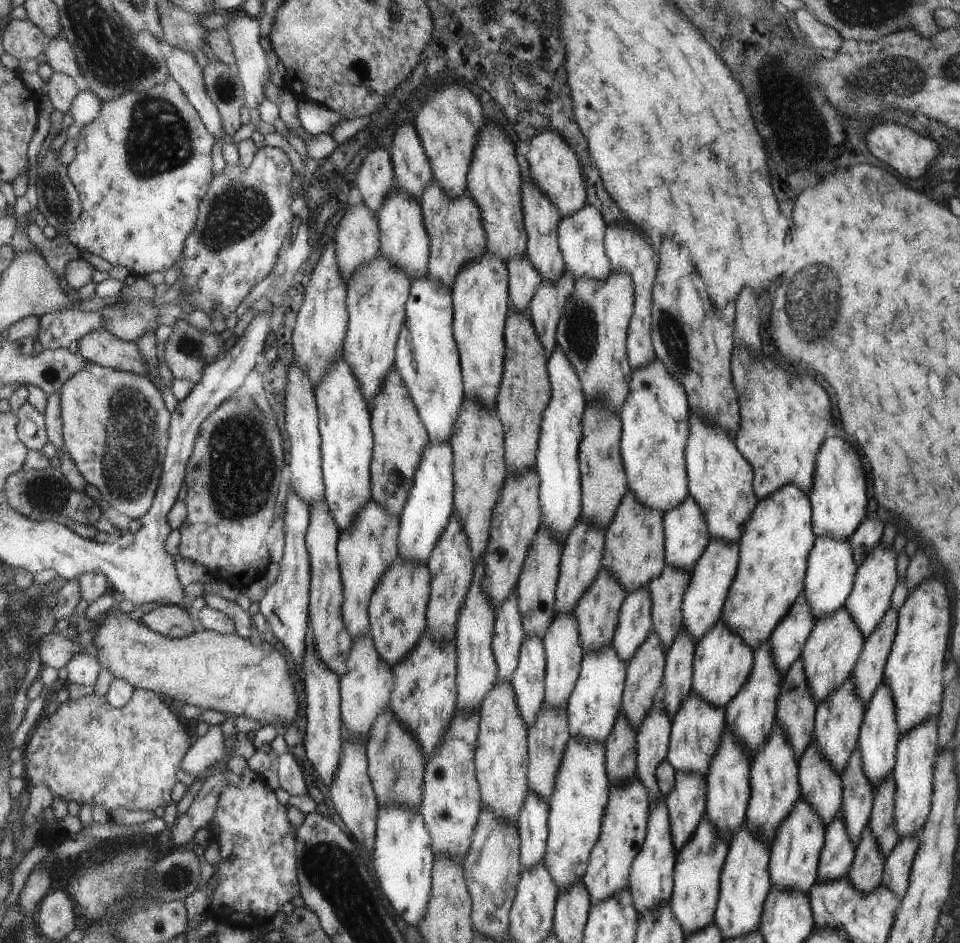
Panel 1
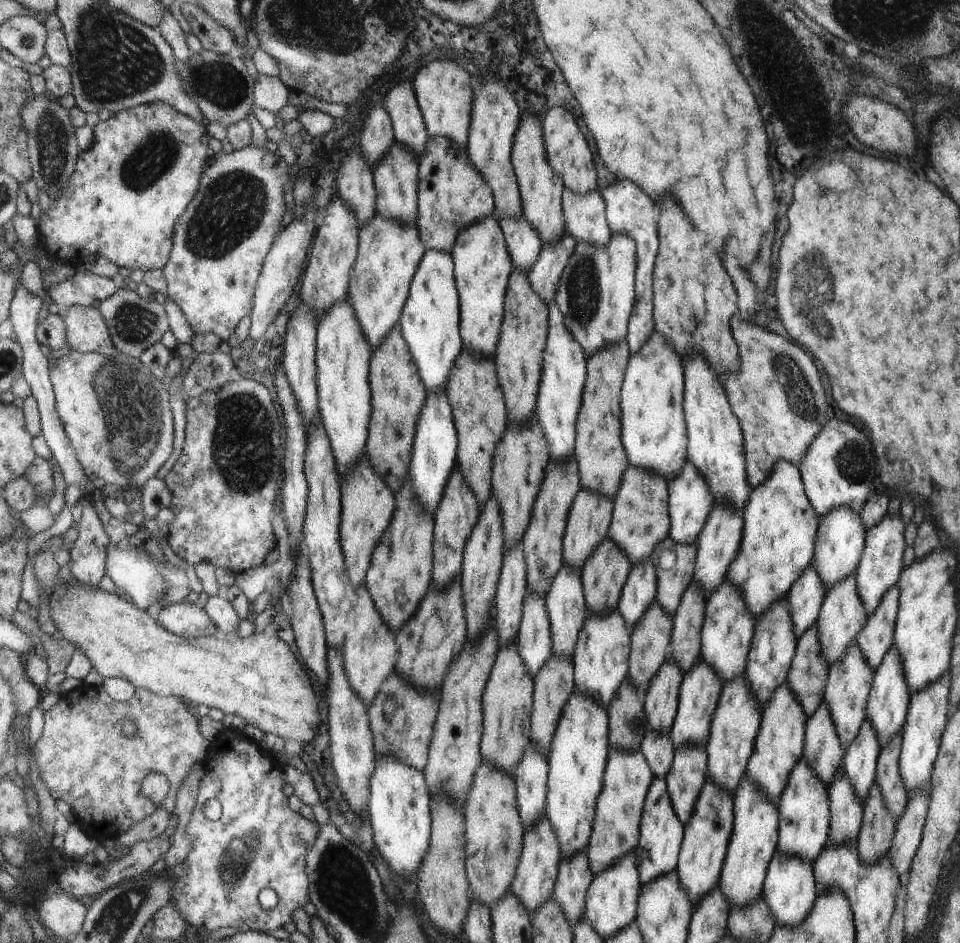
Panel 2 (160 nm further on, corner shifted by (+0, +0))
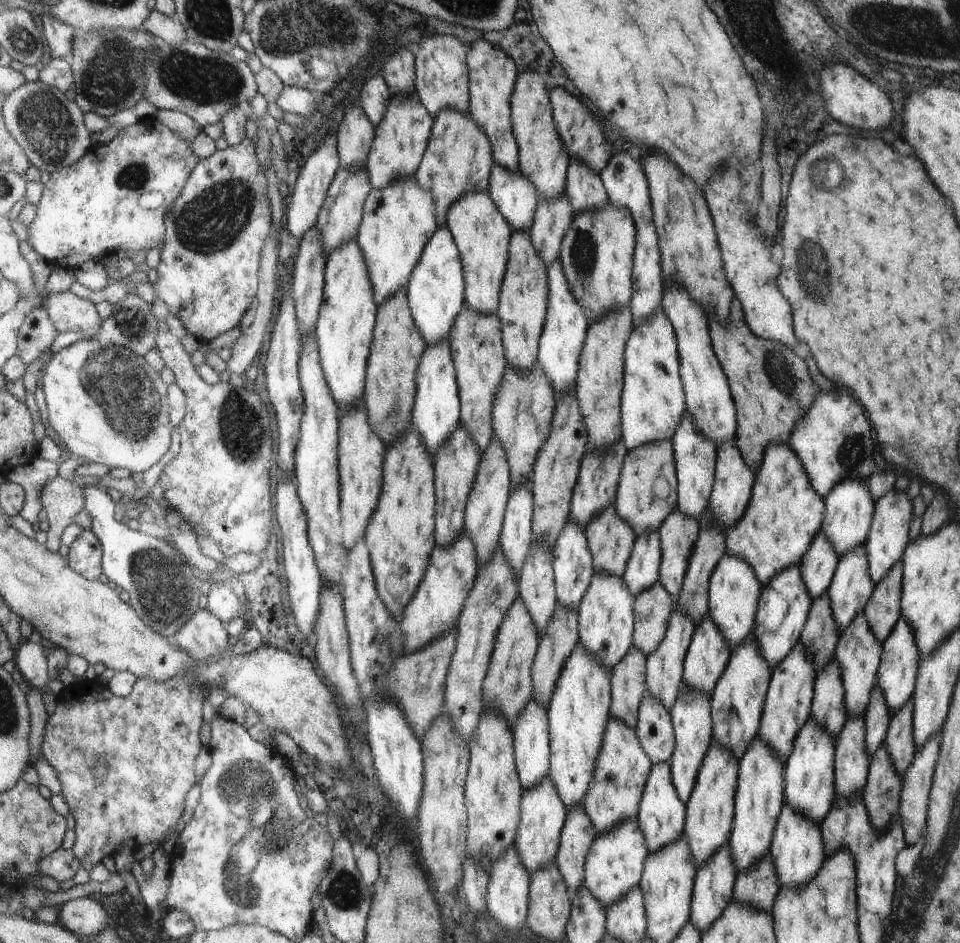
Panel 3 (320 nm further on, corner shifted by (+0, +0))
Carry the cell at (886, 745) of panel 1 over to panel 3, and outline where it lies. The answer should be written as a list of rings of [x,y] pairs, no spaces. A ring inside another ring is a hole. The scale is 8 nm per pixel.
[[[900,620],[891,637],[882,643],[881,662],[878,668],[875,684],[885,694],[890,714],[903,708],[906,702],[914,696],[916,681],[919,675],[920,655],[916,646],[915,634],[906,620]]]

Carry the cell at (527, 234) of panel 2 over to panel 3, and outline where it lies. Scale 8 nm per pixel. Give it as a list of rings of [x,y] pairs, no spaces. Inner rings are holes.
[[[493,162],[488,194],[512,226],[512,232],[530,232],[539,196],[530,180],[519,170],[508,172]]]

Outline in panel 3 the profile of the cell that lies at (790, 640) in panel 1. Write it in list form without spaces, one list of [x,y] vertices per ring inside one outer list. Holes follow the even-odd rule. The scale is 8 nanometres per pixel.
[[[817,533],[798,564],[800,576],[812,600],[824,596],[834,581],[835,571],[838,569],[838,554],[830,543],[826,535]]]

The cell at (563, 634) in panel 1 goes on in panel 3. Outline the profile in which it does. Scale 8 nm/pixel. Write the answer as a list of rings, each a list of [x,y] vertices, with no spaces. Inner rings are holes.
[[[569,517],[552,549],[552,555],[558,607],[577,610],[596,572],[590,546],[587,543],[586,528]]]

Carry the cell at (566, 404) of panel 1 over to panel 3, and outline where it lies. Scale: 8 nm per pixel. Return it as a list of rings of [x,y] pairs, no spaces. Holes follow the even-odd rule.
[[[560,258],[552,264],[552,302],[548,302],[548,326],[544,326],[544,338],[540,338],[540,362],[546,378],[550,380],[556,396],[568,392],[574,388],[578,376],[578,364],[580,354],[584,348],[588,318],[584,312],[584,306],[576,302],[572,296],[572,290],[568,288],[568,278],[564,276],[564,266],[560,264]]]

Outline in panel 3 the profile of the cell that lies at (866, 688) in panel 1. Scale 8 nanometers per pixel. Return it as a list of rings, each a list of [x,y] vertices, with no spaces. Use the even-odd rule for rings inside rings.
[[[901,561],[896,562],[896,570],[875,584],[875,593],[863,610],[872,634],[880,643],[891,637],[902,619],[902,566]]]

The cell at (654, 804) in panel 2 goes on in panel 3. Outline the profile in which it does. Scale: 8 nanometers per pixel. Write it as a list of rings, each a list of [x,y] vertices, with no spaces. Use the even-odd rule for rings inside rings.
[[[669,761],[657,762],[651,766],[637,814],[638,824],[647,838],[649,854],[667,844],[674,842],[680,835],[684,826],[684,802],[681,801],[673,782],[671,764]]]

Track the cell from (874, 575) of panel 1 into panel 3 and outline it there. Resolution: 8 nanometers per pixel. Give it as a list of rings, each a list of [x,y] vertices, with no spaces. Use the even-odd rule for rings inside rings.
[[[895,488],[888,490],[875,502],[874,522],[865,542],[864,550],[868,557],[868,574],[871,574],[872,582],[878,583],[888,570],[900,562],[904,556],[904,548],[910,538],[910,518],[912,518],[912,502],[906,496],[906,492],[897,491]]]

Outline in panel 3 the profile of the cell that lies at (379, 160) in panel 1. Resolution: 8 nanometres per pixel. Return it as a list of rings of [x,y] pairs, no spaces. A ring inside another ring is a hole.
[[[374,74],[370,80],[366,80],[360,92],[360,102],[364,114],[374,124],[374,130],[383,121],[384,114],[387,113],[388,106],[391,104],[391,98],[391,90],[388,90],[388,84],[384,82],[383,76]]]

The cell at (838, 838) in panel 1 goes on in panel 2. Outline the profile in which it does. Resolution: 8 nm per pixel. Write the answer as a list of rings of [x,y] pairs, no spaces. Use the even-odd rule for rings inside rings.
[[[842,766],[836,778],[832,778],[828,794],[831,794],[831,838],[828,846],[857,842],[863,820],[863,804],[856,798],[850,780],[846,780]]]

